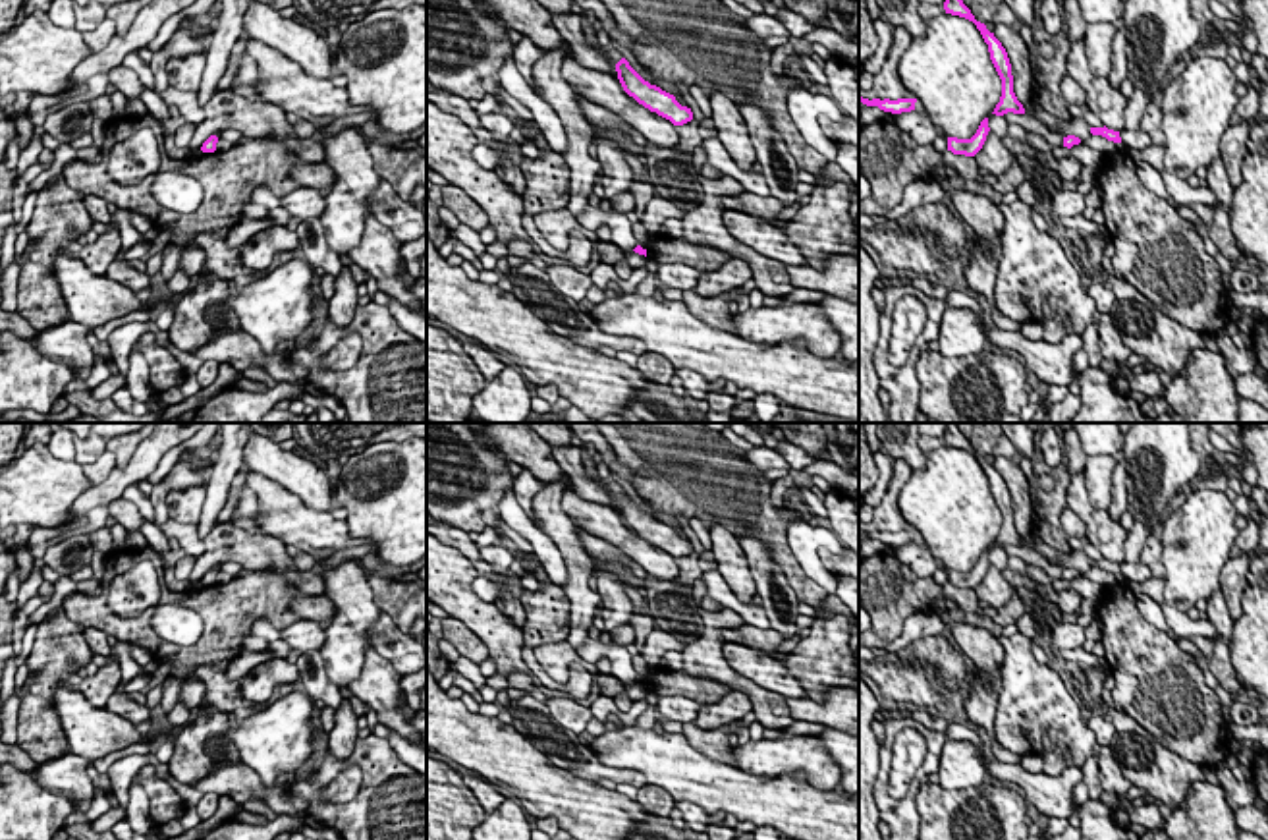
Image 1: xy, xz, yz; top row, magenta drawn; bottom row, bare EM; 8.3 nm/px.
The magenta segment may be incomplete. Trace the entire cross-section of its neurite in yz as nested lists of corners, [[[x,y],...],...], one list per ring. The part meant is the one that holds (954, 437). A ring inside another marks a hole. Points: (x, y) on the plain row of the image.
[[[948,423],[944,442],[946,446],[959,448],[959,450],[973,454],[977,462],[980,463],[984,475],[988,477],[990,492],[1002,512],[1002,529],[992,546],[996,548],[1004,548],[1007,545],[1025,546],[1023,537],[1017,533],[1013,525],[1011,496],[1009,496],[1007,485],[1002,479],[1002,475],[994,469],[994,465],[986,462],[984,456],[975,452],[971,442],[959,431],[957,423]]]

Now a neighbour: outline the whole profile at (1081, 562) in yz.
[[[1033,531],[1033,537],[1029,539],[1029,548],[1036,550],[1038,554],[1042,554],[1048,560],[1050,558],[1058,560],[1063,570],[1067,570],[1067,568],[1079,570],[1081,575],[1085,575],[1092,568],[1090,558],[1085,550],[1081,550],[1079,554],[1075,550],[1058,552],[1058,550],[1050,548],[1036,531]]]

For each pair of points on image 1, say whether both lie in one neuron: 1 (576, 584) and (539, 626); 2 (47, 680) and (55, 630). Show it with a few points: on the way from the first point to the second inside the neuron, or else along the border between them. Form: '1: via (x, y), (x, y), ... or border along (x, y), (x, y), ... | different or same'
1: border along (560, 588), (570, 605), (568, 640) | different
2: via (49, 669), (55, 642) | same

